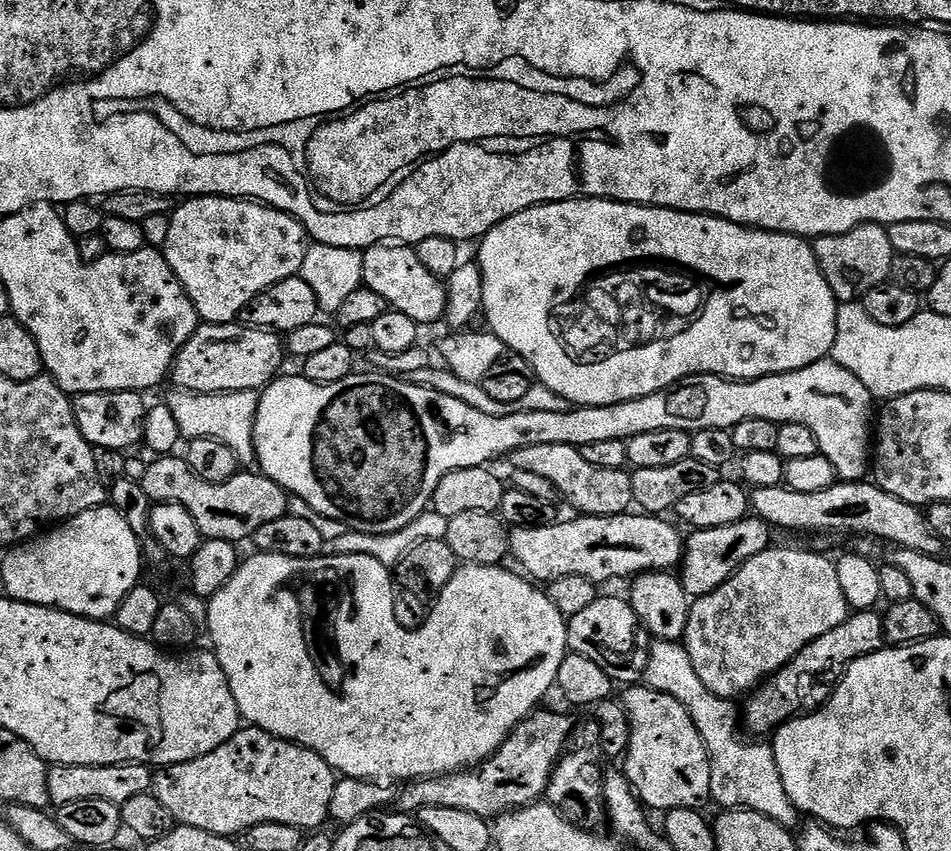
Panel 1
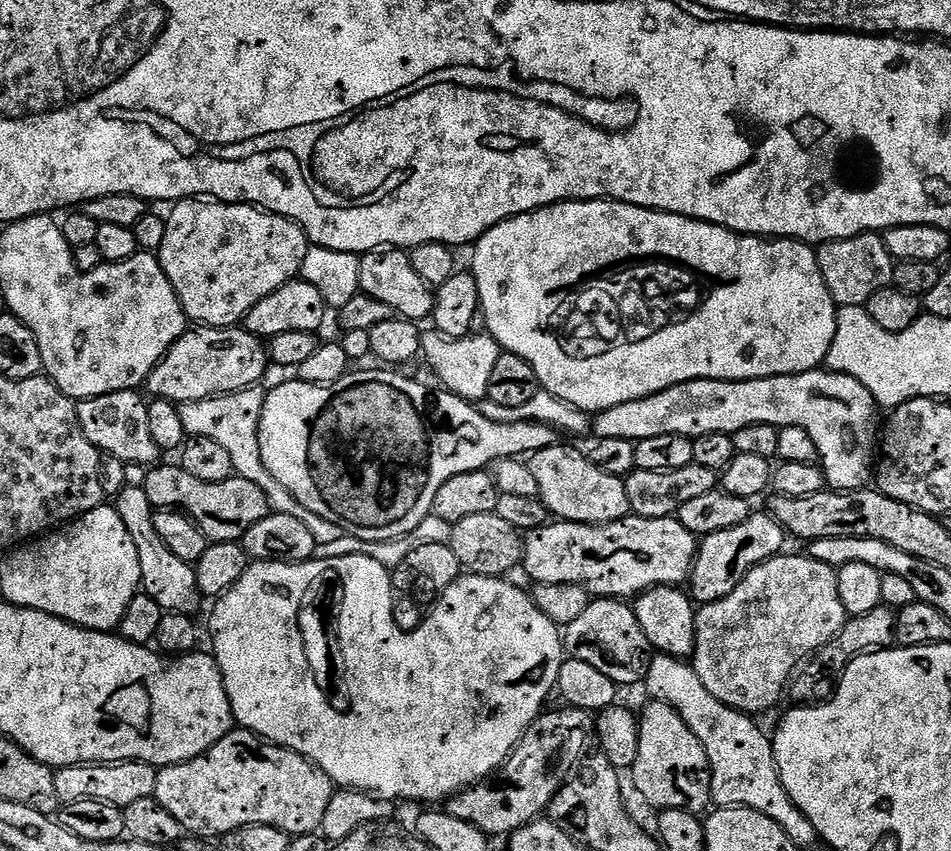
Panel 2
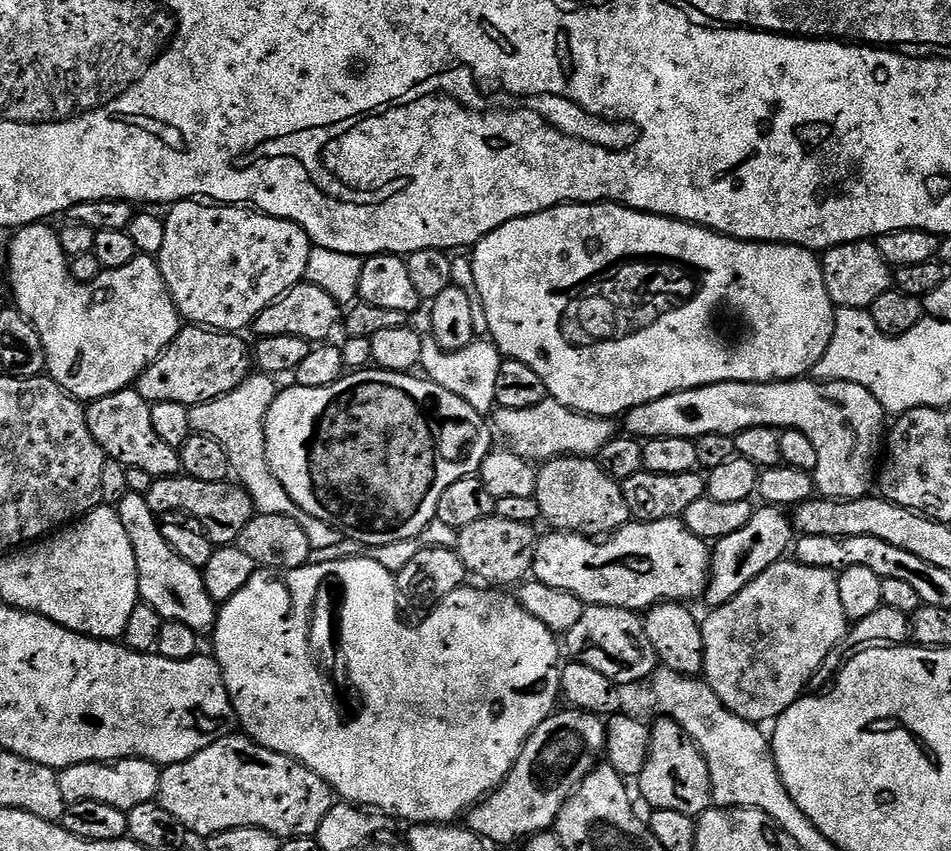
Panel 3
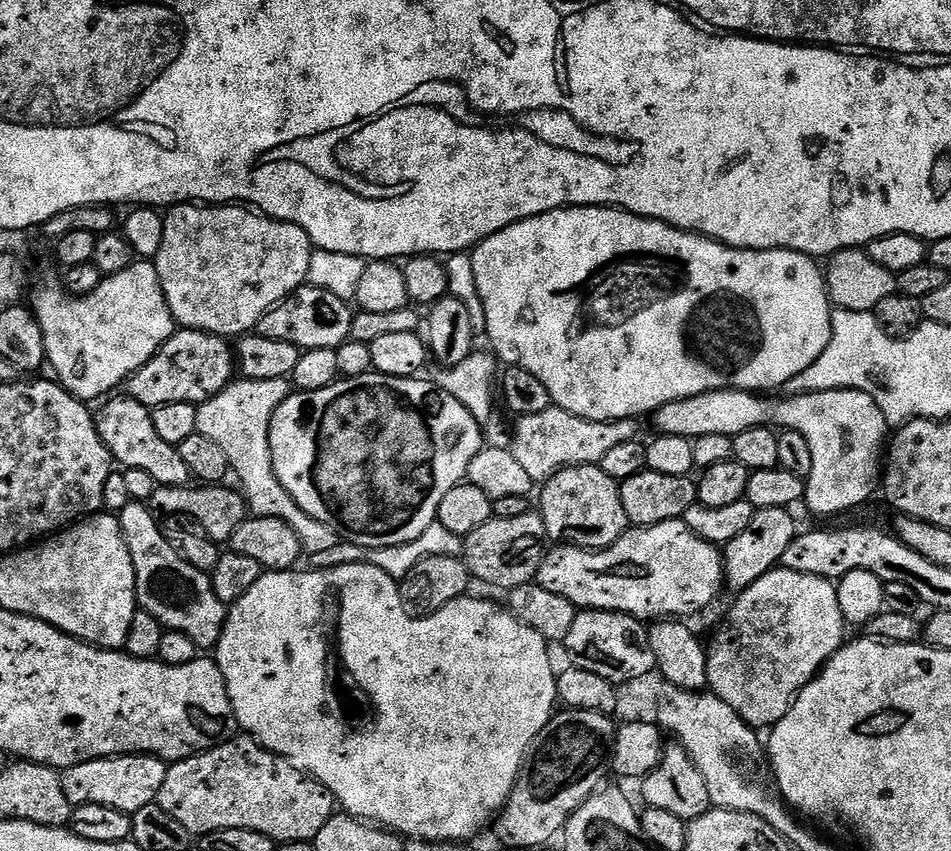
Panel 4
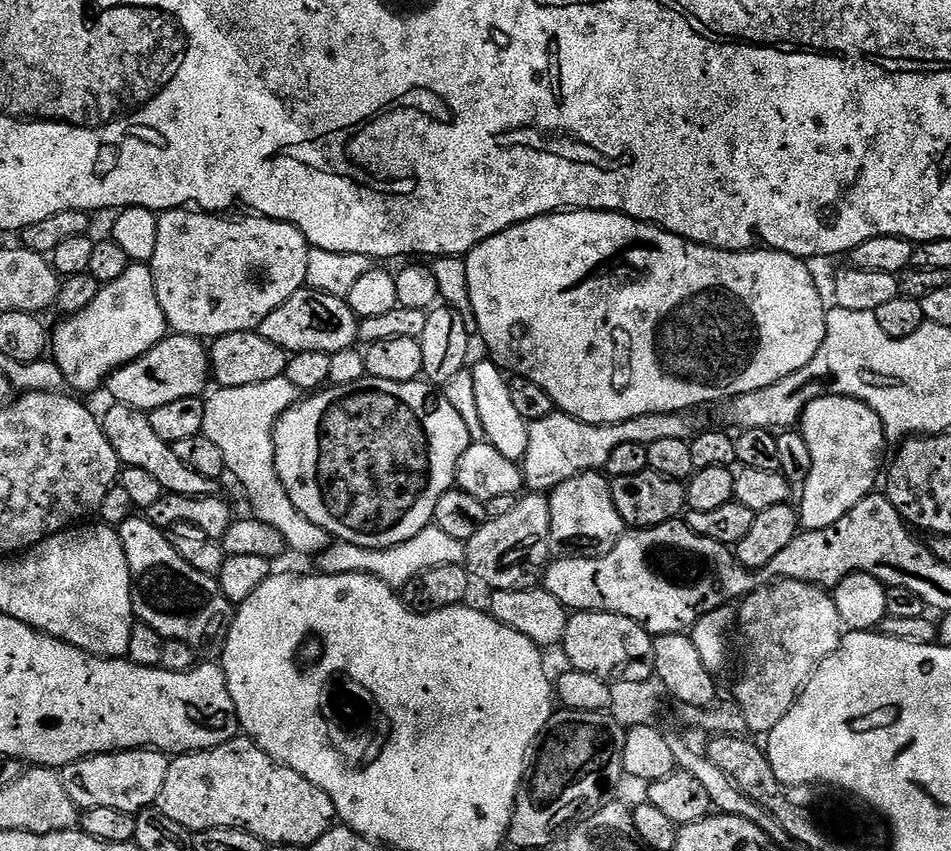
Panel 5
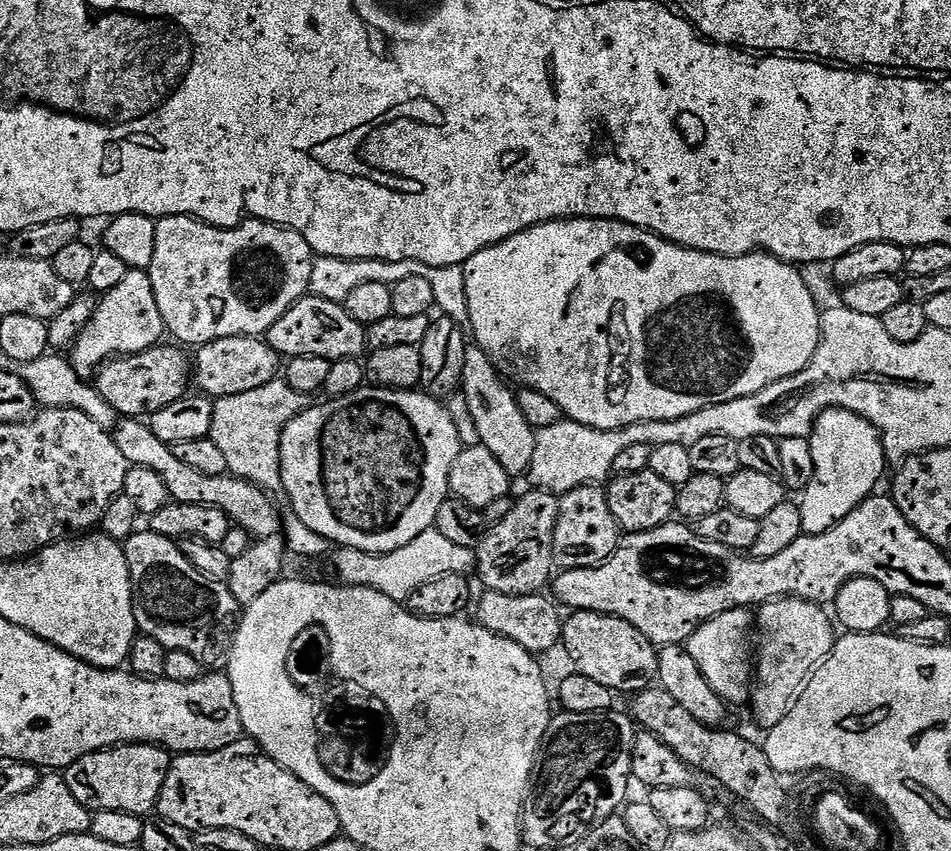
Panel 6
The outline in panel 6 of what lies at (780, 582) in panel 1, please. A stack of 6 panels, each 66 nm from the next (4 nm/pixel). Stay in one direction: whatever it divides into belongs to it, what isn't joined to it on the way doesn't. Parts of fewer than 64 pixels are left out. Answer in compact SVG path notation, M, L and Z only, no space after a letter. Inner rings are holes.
M784 596L781 600L771 600L769 604L759 605L758 611L754 616L754 628L758 633L758 640L760 636L760 649L757 652L755 649L754 652L754 683L750 688L750 709L752 708L753 718L764 727L764 730L770 730L774 726L778 726L778 722L782 722L782 718L786 718L786 714L790 714L790 710L800 701L802 694L808 689L808 681L812 679L813 672L824 663L824 659L832 652L832 647L836 645L838 632L834 627L833 617L829 613L828 617L824 612L827 611L821 605L810 602L809 600L799 600L796 596Z

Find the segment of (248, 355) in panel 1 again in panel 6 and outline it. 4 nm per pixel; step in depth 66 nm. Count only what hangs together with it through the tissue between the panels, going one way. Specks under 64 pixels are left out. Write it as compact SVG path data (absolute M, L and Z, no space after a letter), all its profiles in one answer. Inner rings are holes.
M157 346L133 356L118 356L101 364L94 376L98 394L110 402L112 409L124 418L147 418L162 406L170 406L186 395L190 388L190 360L179 352L181 349Z

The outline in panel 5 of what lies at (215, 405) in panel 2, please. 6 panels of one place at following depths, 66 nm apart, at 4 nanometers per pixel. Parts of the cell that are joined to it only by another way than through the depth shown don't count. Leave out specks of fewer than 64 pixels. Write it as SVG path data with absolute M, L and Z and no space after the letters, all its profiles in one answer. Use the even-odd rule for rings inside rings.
M284 375L270 378L270 382L258 382L254 386L217 387L215 390L209 391L204 400L202 434L206 438L210 438L210 442L217 444L218 450L222 450L222 458L226 458L227 471L230 476L232 472L233 478L244 487L244 492L248 495L249 502L252 503L251 515L267 526L272 526L284 539L285 549L289 553L292 551L297 552L300 556L314 558L333 544L334 537L326 530L322 530L322 526L314 526L314 522L310 522L310 518L303 516L298 510L298 506L294 506L294 502L290 502L290 494L286 494L286 486L282 486L282 478L276 469L276 451L274 450L274 430L278 418L282 418L282 414L286 414L286 410L293 408L301 396L302 394L296 389L294 382L290 382L290 378L286 378Z

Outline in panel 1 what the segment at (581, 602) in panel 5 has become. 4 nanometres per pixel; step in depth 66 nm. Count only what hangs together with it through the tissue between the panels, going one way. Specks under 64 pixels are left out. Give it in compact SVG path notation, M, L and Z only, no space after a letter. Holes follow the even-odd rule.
M656 514L632 515L577 515L576 520L561 519L550 526L513 528L508 533L508 550L511 559L516 559L536 582L551 582L578 574L593 580L597 586L604 586L607 580L627 581L644 572L675 569L684 554L685 537L680 536L681 529L671 519L668 521Z

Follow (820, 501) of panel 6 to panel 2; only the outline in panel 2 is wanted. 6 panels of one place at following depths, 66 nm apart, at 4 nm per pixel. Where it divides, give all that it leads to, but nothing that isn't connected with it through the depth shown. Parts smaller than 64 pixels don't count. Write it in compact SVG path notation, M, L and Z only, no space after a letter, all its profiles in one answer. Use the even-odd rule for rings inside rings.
M817 370L793 376L771 376L761 380L691 380L678 386L670 386L658 394L638 398L634 402L622 402L622 406L610 406L591 421L591 431L599 438L626 438L637 442L646 438L658 438L662 434L682 434L695 438L702 434L742 430L742 426L772 424L775 428L798 426L814 438L818 446L819 463L829 489L838 492L858 492L869 487L874 476L874 457L878 452L878 424L876 428L876 400L854 378L841 372Z

